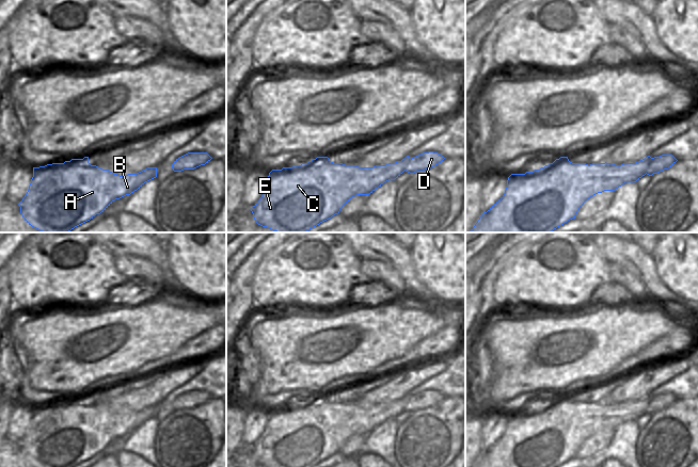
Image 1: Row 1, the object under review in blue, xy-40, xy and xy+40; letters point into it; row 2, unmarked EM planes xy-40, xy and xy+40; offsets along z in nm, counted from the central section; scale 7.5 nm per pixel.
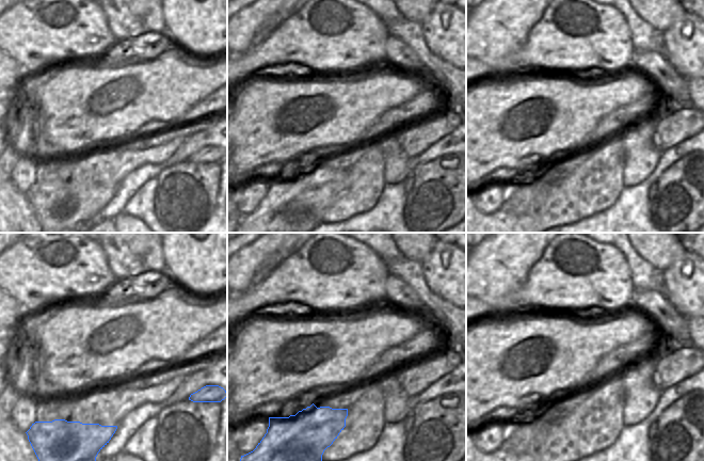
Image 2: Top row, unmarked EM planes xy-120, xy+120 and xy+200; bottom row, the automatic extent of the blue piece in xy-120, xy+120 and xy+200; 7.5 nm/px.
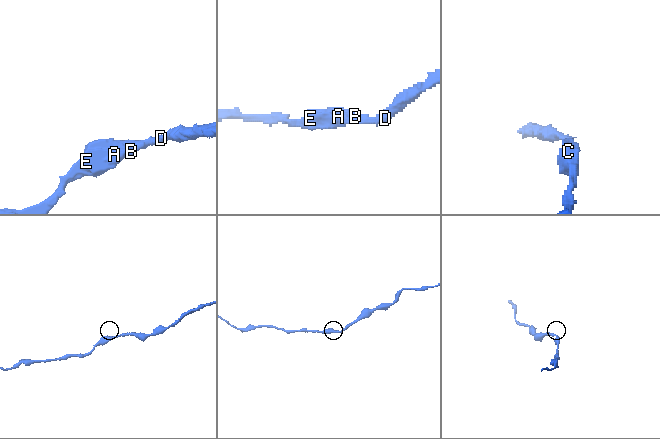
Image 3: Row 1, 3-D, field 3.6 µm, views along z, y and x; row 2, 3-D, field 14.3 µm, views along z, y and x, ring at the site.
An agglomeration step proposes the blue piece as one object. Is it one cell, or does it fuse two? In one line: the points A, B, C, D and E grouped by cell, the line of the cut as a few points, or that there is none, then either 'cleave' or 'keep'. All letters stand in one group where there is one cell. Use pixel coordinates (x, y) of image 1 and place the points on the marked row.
groups A B C D E; cut none; keep

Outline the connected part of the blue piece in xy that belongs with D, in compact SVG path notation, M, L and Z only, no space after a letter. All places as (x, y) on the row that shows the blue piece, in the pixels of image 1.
M433 151L374 167L333 163L317 157L307 163L272 170L266 190L251 208L255 222L276 232L307 232L338 214L356 195L369 195L404 171L429 170L445 158Z

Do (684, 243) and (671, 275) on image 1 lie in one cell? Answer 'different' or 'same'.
same

